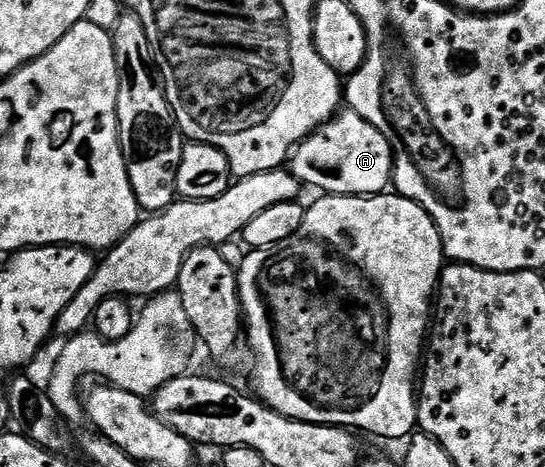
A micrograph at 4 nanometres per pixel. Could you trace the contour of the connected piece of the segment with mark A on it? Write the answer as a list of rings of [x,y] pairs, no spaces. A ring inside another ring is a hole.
[[[344,108],[299,142],[290,155],[290,169],[305,187],[317,186],[325,195],[382,194],[392,181],[392,145],[374,124]]]

